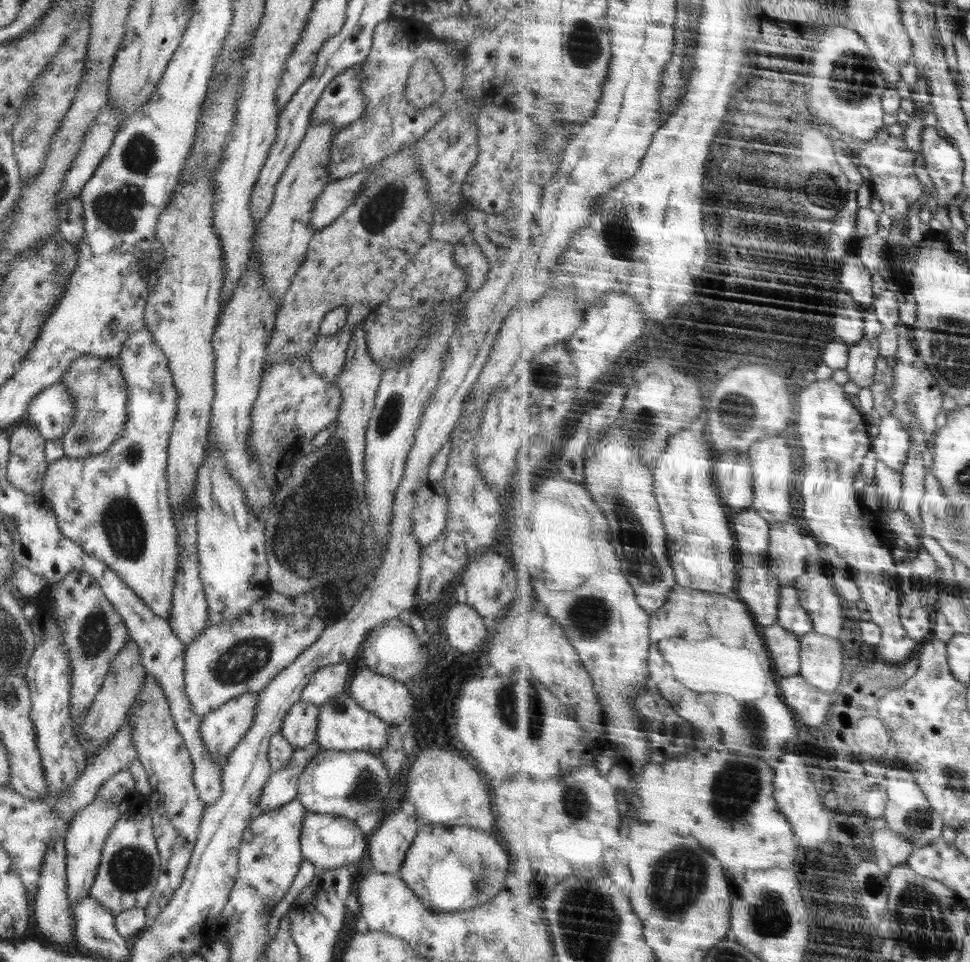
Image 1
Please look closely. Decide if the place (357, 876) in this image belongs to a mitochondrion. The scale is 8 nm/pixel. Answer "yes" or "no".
no

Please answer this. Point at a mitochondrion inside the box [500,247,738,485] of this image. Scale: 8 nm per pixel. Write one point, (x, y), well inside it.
(545, 376)

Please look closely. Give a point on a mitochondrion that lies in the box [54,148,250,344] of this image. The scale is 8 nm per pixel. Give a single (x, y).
(119, 210)

